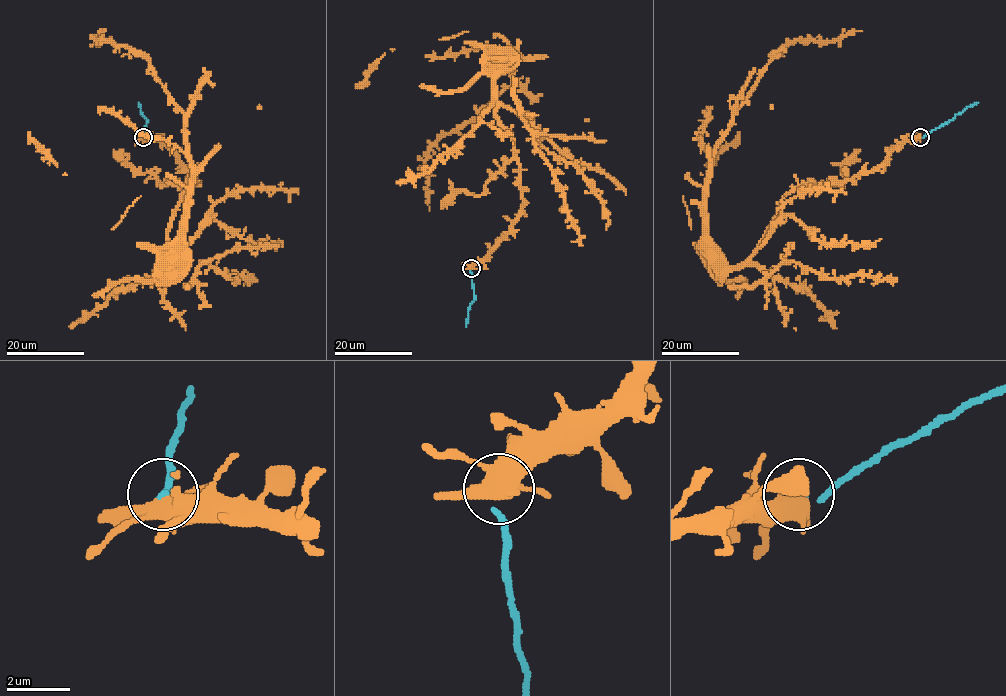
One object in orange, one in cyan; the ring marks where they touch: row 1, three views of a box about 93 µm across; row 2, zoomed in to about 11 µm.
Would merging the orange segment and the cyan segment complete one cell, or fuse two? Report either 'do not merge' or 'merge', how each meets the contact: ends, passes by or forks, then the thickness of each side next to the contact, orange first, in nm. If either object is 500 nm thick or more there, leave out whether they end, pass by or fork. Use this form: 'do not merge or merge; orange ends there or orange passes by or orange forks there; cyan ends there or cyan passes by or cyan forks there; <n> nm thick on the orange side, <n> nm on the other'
do not merge; orange forks there; cyan ends there; 460 nm thick on the orange side, 200 nm on the other

